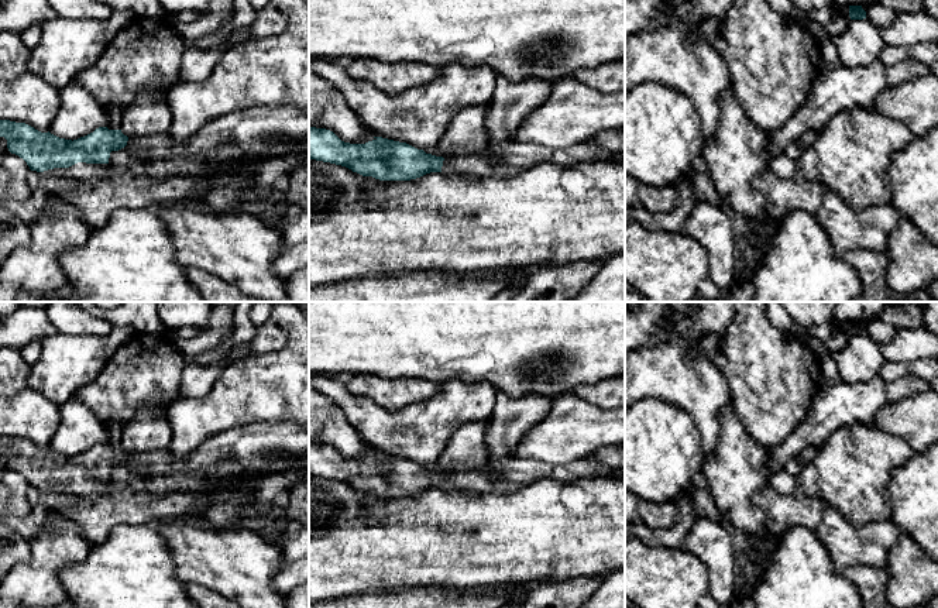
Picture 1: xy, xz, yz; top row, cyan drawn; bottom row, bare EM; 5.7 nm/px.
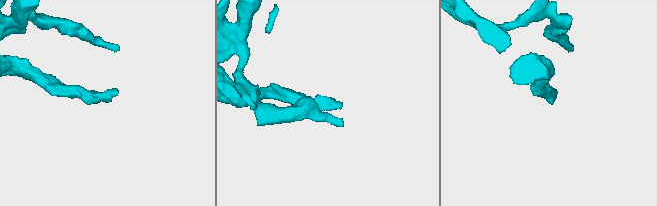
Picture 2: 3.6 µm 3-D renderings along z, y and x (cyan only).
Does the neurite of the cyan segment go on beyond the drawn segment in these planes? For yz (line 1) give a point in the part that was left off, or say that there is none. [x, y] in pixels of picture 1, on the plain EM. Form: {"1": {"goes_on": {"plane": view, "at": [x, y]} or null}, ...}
{"1": {"goes_on": null}}

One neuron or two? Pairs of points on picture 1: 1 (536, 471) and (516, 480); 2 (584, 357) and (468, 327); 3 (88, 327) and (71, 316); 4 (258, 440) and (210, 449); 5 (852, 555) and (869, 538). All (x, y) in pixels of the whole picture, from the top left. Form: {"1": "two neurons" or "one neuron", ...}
{"1": "one neuron", "2": "one neuron", "3": "one neuron", "4": "one neuron", "5": "one neuron"}

